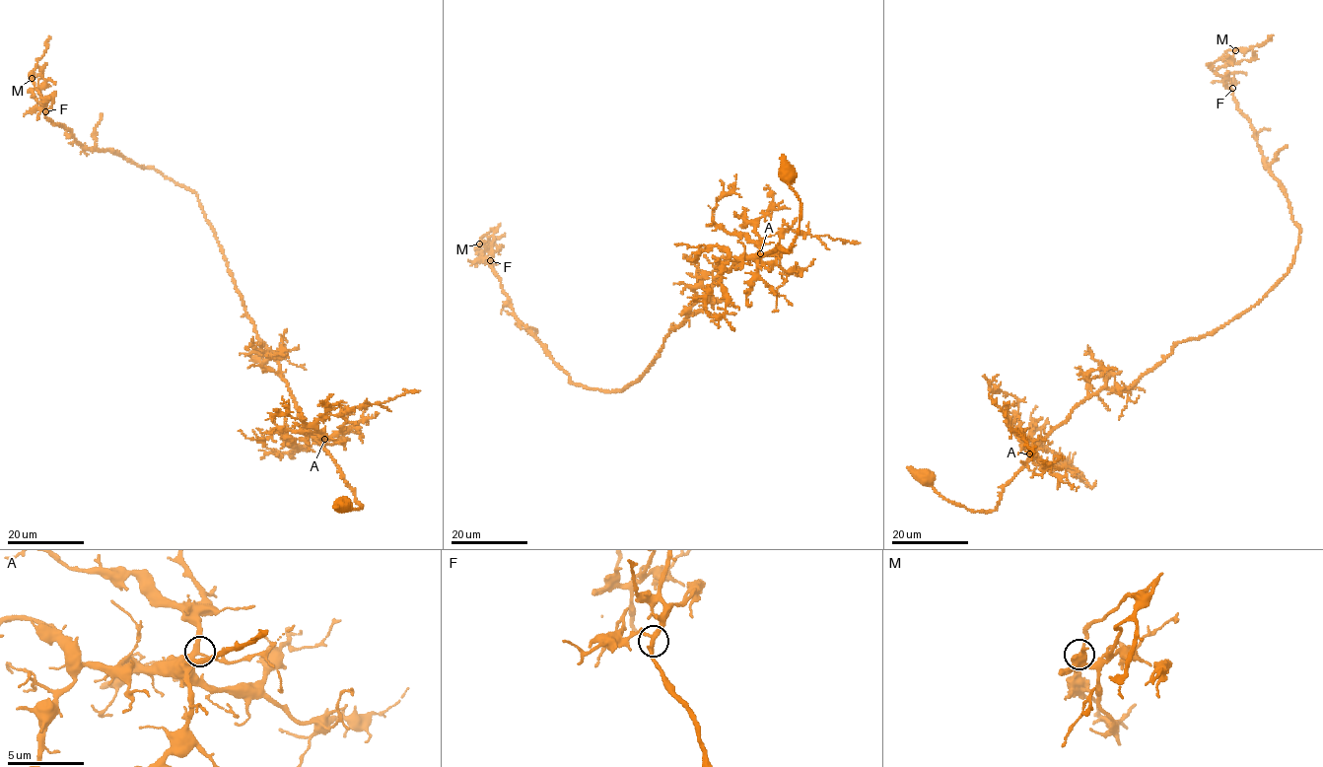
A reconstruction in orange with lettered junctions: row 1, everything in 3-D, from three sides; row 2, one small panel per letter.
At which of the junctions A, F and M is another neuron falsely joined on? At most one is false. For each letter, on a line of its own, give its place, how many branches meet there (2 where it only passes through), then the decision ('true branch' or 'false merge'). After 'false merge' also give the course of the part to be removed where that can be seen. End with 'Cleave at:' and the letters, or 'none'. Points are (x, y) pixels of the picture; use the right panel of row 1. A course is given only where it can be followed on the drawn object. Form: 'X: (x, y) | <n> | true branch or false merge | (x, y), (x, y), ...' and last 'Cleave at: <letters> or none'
A: (1029, 453) | 3 | true branch
F: (1232, 88) | 3 | true branch
M: (1235, 50) | 2 | true branch
Cleave at: none

